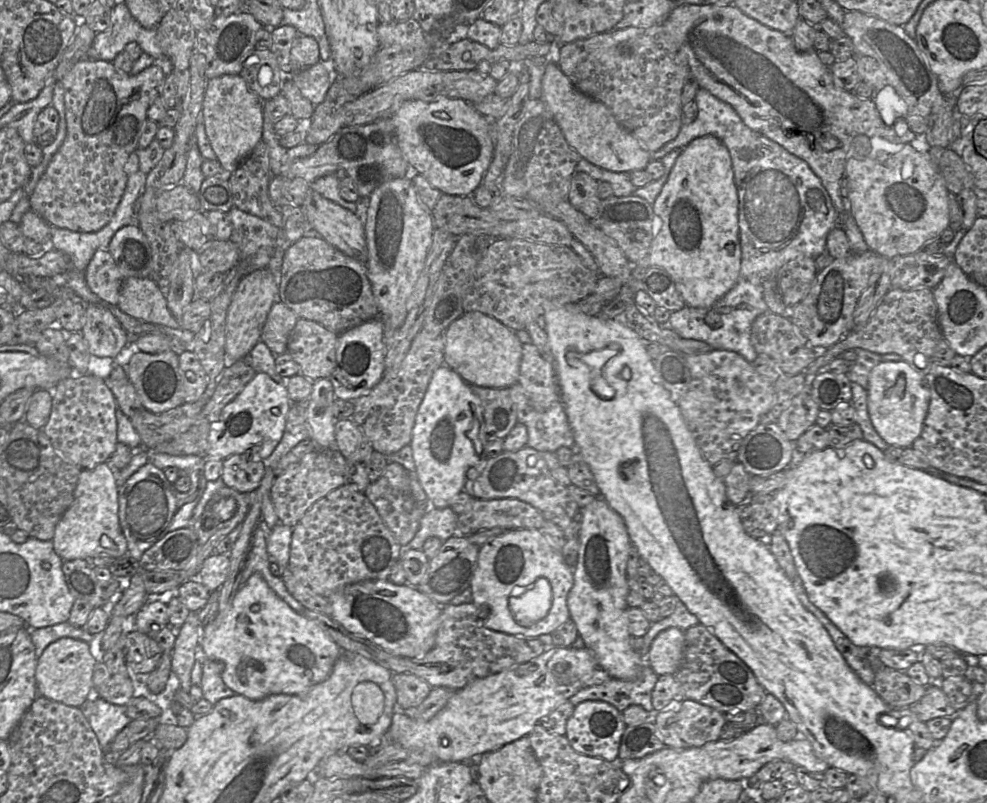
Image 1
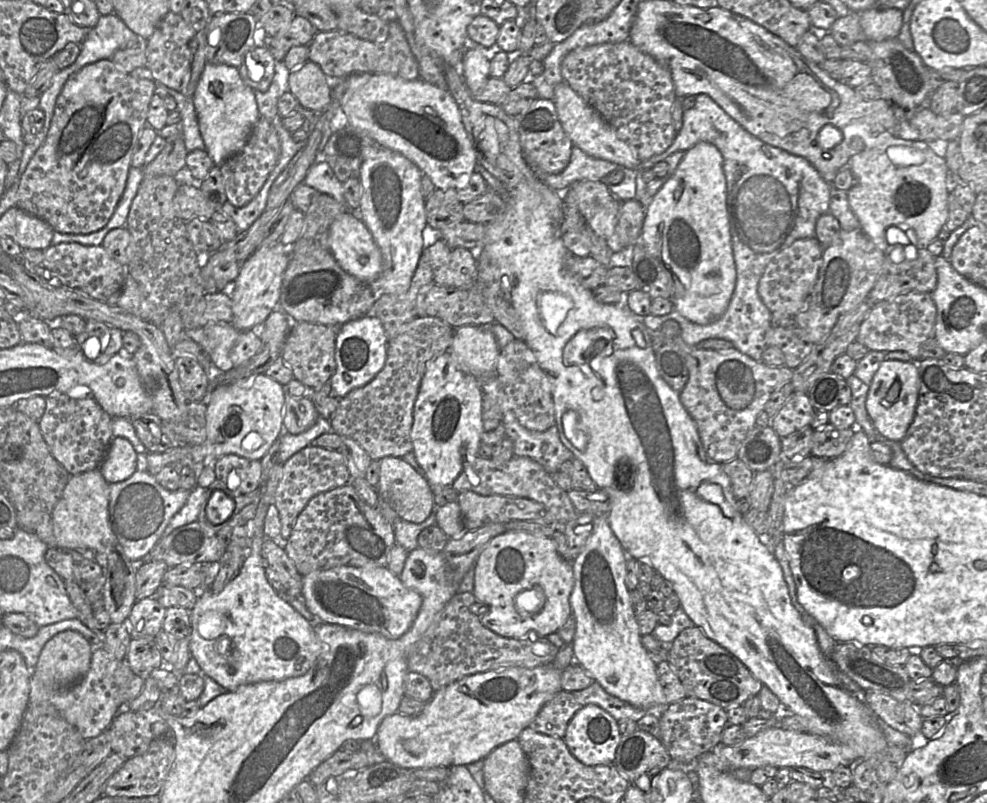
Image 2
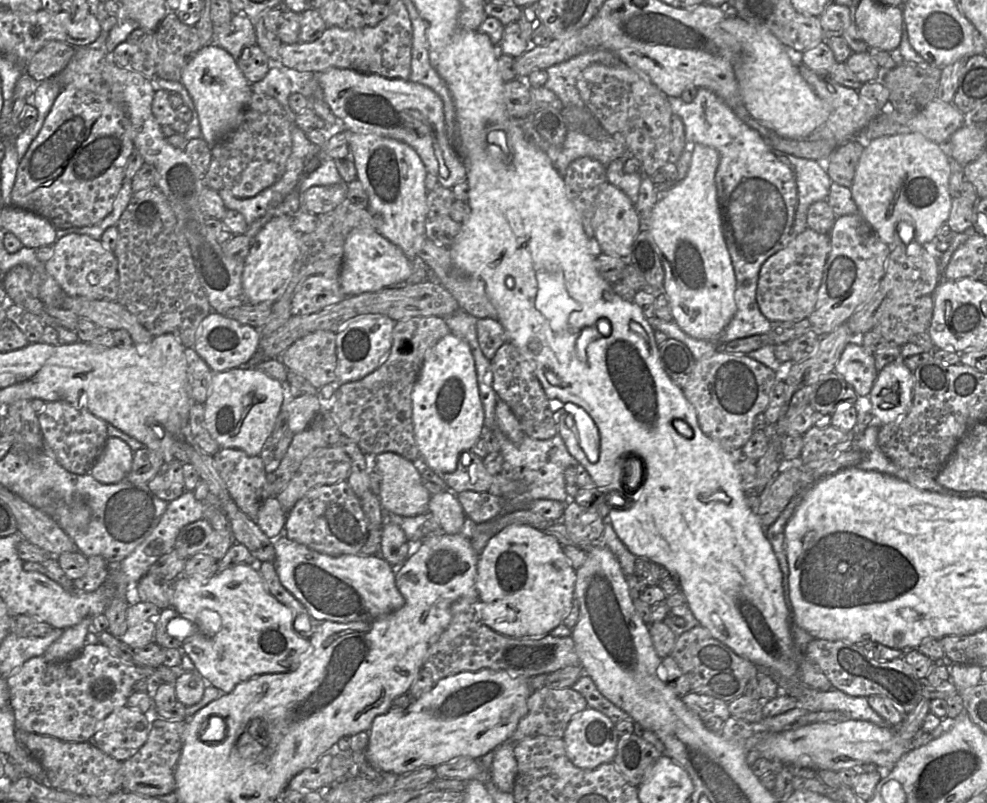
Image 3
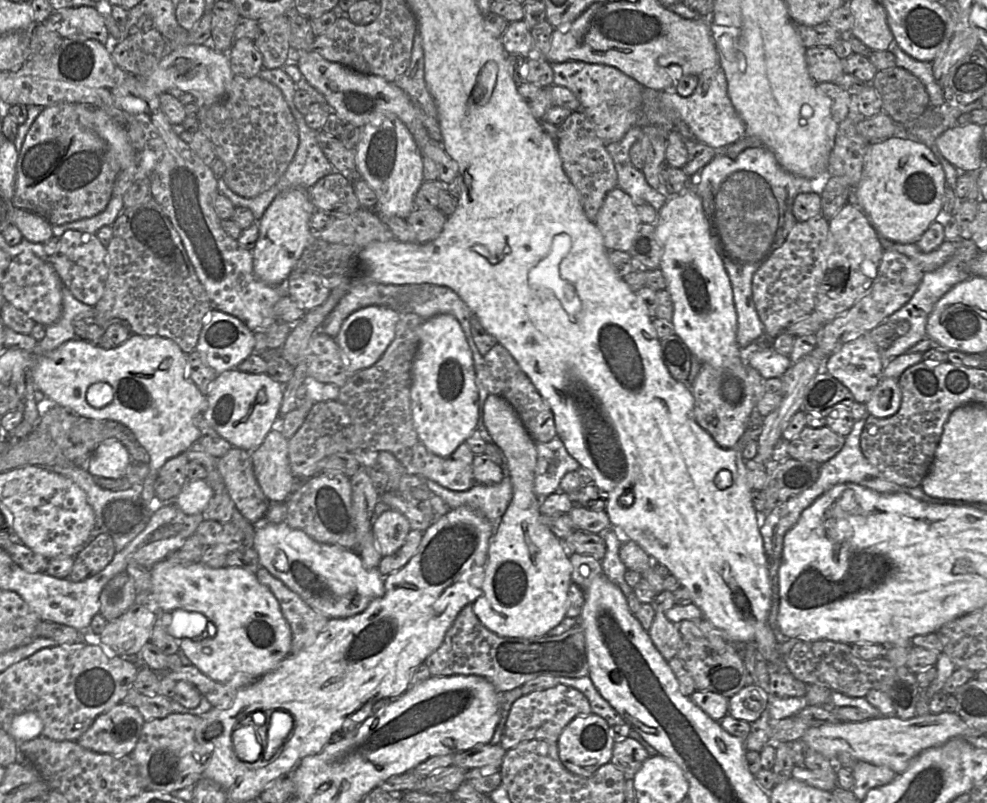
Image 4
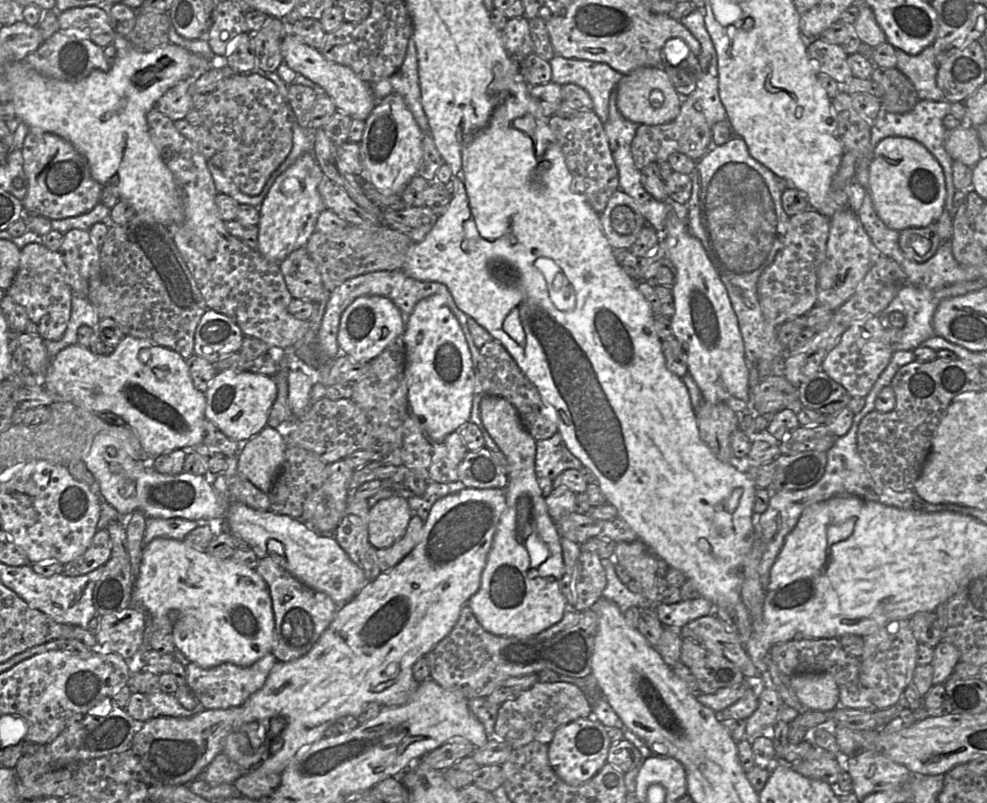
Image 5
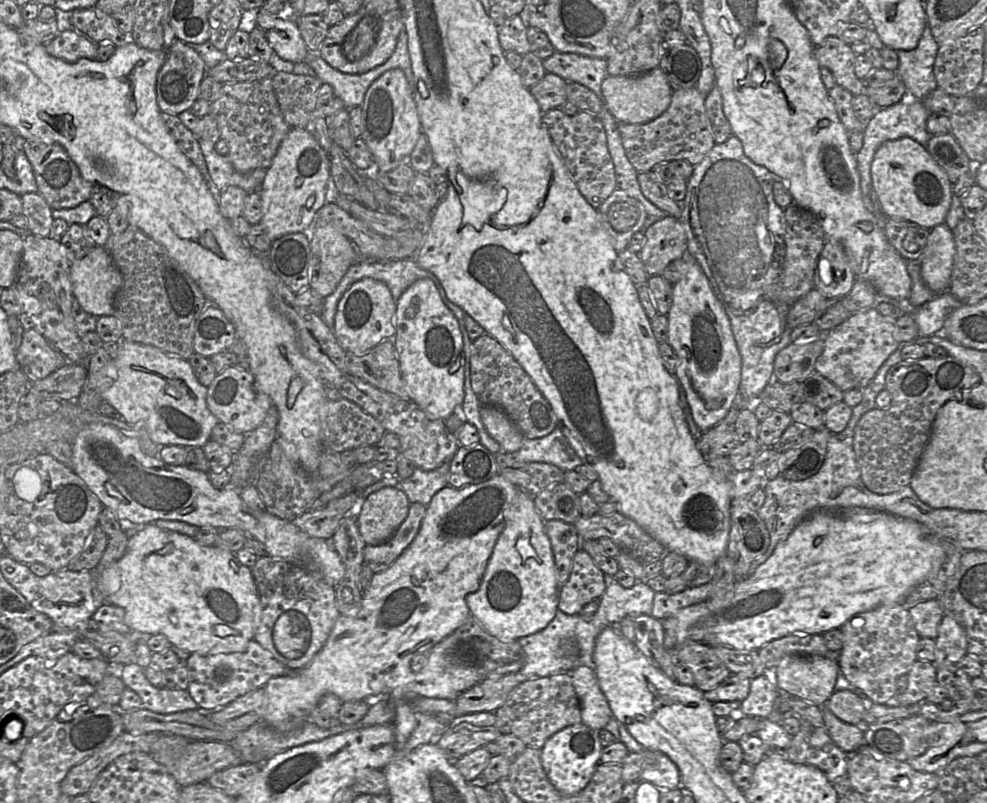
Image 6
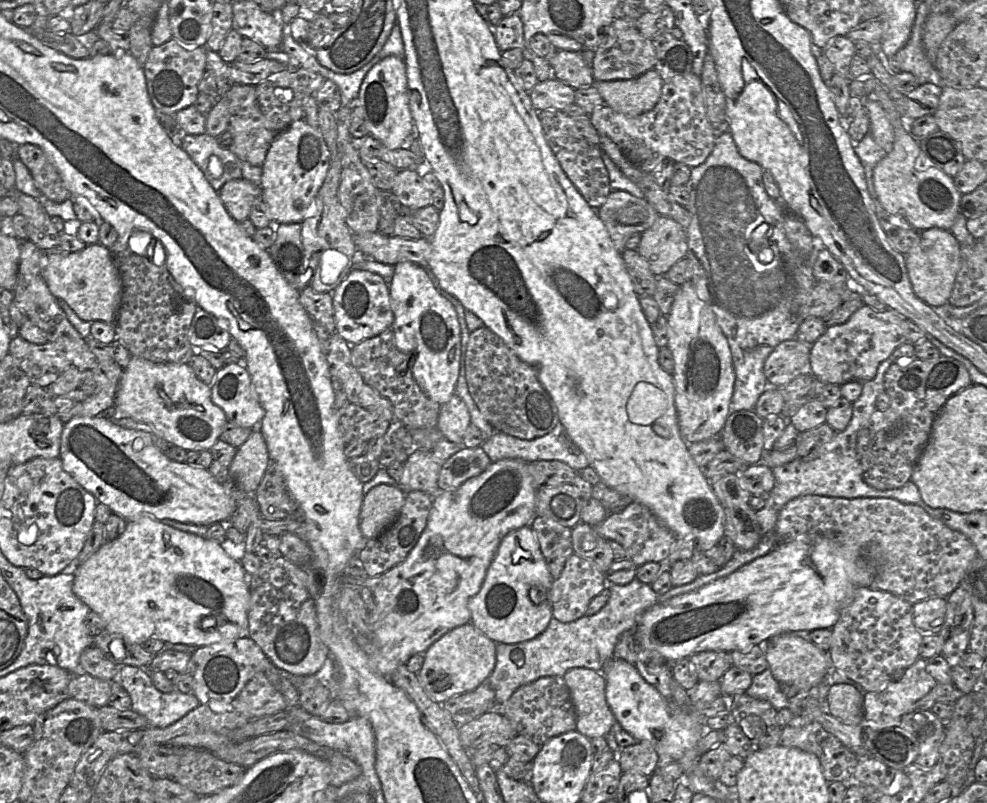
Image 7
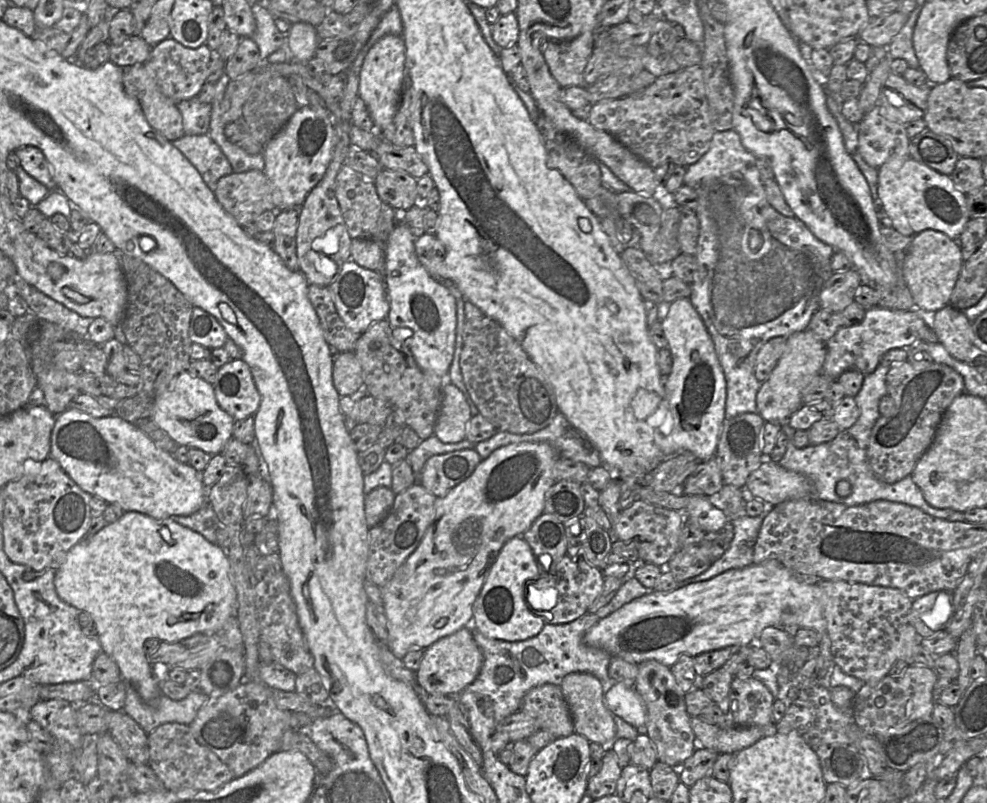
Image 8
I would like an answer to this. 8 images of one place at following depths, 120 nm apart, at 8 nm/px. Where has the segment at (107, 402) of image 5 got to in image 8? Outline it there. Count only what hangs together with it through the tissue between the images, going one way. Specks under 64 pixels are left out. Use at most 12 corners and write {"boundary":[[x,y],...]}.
{"boundary":[[175,376],[150,418],[178,445],[222,453],[235,420],[213,384]]}

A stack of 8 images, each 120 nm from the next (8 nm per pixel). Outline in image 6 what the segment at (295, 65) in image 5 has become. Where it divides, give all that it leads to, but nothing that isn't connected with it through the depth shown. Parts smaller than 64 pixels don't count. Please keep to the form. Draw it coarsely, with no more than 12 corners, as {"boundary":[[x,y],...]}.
{"boundary":[[258,14],[273,53],[304,62],[309,51],[293,20]]}

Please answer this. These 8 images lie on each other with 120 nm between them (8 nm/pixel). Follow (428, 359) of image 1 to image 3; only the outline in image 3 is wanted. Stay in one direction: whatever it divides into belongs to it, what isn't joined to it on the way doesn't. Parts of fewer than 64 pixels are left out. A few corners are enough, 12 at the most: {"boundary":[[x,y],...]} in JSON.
{"boundary":[[445,319],[395,323],[383,363],[341,384],[332,417],[367,456],[414,461],[412,391]]}

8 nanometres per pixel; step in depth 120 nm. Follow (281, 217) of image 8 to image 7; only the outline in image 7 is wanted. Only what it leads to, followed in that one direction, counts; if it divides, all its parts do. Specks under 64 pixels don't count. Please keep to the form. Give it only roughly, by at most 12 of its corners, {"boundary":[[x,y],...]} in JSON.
{"boundary":[[301,223],[274,224],[268,252],[295,289],[309,285],[311,268]]}

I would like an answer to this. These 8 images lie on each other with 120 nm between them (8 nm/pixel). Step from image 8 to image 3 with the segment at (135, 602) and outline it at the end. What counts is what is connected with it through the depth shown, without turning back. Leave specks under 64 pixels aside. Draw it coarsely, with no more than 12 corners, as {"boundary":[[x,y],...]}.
{"boundary":[[259,571],[176,577],[185,653],[225,693],[310,652]]}

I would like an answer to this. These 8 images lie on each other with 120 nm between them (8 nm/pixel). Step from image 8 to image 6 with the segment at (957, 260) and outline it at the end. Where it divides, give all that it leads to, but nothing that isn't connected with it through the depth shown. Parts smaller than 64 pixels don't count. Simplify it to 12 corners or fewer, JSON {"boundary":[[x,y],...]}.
{"boundary":[[945,223],[930,229],[920,261],[932,291],[948,291],[955,252]]}

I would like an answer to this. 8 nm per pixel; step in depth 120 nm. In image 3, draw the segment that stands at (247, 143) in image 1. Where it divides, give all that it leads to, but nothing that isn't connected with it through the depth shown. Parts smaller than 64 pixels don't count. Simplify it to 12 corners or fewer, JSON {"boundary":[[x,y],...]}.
{"boundary":[[213,44],[179,81],[212,146],[240,122],[251,94],[236,60]]}

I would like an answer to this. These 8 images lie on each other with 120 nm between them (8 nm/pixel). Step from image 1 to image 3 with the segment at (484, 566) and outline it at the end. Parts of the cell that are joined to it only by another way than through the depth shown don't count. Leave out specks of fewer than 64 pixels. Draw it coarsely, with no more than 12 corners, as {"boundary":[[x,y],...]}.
{"boundary":[[511,524],[477,563],[478,613],[544,637],[569,614],[560,542]]}

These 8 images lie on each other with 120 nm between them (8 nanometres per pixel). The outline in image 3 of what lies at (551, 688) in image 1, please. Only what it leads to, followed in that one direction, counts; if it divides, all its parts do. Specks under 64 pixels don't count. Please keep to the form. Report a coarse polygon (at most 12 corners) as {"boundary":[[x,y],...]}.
{"boundary":[[442,678],[374,718],[366,759],[395,774],[510,742],[530,679]]}

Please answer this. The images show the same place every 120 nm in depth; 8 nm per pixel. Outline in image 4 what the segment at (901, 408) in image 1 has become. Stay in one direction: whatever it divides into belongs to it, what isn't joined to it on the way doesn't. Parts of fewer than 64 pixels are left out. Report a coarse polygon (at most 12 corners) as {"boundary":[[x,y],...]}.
{"boundary":[[882,376],[866,404],[876,418],[901,406],[899,379]]}

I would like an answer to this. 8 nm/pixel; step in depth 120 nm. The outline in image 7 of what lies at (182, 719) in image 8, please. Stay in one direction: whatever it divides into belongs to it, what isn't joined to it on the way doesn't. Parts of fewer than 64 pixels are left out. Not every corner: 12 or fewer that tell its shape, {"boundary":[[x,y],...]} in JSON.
{"boundary":[[141,668],[120,669],[131,710],[167,727],[200,705],[193,693],[162,693]]}

